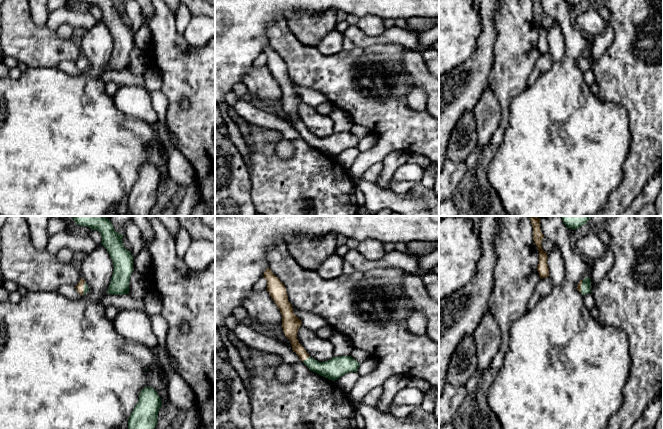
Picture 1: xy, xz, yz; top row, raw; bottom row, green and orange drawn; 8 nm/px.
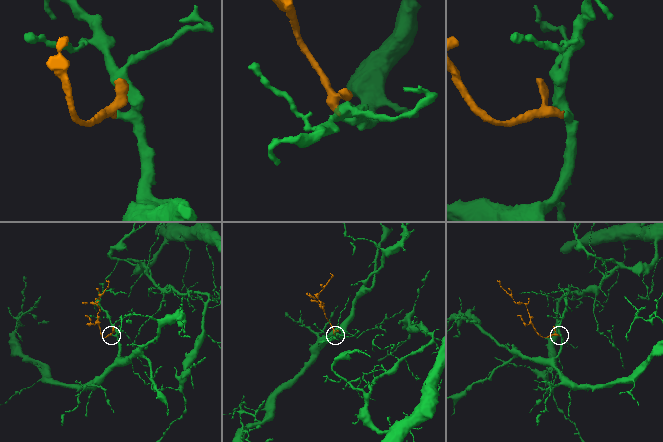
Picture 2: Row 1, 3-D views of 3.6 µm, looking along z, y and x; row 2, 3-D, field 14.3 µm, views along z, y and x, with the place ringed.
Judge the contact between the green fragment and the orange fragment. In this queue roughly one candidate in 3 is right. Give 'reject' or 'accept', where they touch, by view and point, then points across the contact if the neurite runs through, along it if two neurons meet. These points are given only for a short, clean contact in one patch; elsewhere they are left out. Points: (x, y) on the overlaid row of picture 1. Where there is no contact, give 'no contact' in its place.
accept | xz (306, 359) | across xz (336, 367), (317, 367), (306, 359), (296, 346), (291, 332)

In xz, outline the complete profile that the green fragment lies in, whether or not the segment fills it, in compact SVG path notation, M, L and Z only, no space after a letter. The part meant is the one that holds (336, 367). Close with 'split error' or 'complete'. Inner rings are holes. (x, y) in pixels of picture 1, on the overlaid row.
M270 268L265 270L263 278L267 280L267 291L282 315L283 332L290 340L292 350L299 356L300 360L311 371L332 381L349 372L357 372L360 364L351 356L333 357L325 362L319 362L311 358L297 339L297 332L302 322L294 314L284 284L272 273Z; split error

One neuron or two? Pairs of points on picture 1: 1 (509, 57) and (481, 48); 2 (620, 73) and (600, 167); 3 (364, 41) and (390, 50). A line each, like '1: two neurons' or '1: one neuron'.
1: two neurons
2: two neurons
3: two neurons

